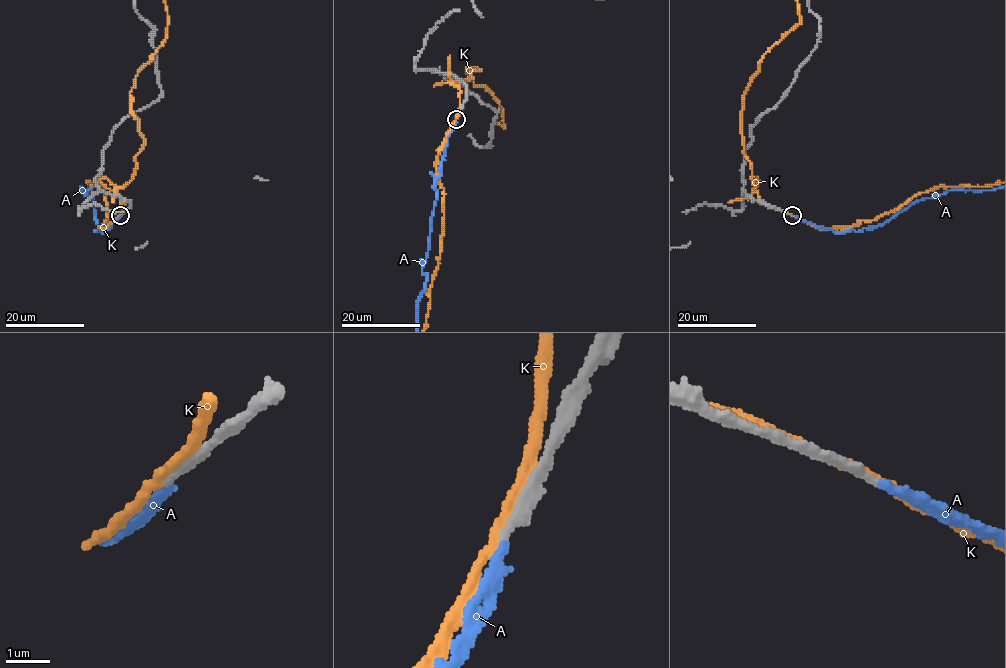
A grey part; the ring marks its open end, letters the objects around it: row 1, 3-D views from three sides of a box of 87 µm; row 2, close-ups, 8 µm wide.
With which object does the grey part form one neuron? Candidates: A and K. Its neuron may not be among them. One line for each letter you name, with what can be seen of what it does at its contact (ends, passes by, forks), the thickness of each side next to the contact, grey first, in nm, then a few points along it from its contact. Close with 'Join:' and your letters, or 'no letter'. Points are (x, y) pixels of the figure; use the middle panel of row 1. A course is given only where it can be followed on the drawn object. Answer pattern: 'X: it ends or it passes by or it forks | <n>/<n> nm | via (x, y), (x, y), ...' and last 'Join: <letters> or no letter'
A: it ends | 200/200 nm
Join: A

